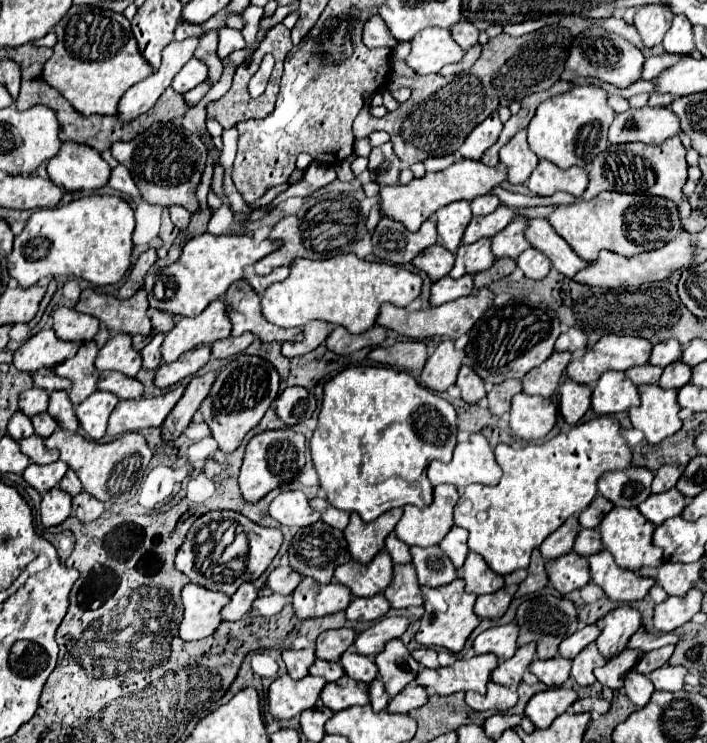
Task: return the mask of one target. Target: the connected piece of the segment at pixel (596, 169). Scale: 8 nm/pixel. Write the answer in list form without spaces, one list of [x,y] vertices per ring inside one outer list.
[[[671,137],[663,145],[645,145],[645,143],[625,143],[625,145],[607,145],[603,153],[595,157],[589,171],[589,187],[581,195],[583,201],[593,199],[601,191],[617,193],[635,193],[635,195],[657,195],[679,203],[683,199],[683,183],[687,179],[687,161],[685,147],[679,137]]]

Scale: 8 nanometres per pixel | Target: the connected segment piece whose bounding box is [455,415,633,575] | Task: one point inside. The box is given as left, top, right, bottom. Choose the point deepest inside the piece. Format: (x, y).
(543, 485)

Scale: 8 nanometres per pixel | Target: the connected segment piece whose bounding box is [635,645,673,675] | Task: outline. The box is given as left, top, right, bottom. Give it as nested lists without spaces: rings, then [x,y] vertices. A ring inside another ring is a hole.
[[[673,645],[661,647],[661,649],[657,649],[657,651],[649,651],[649,653],[645,653],[645,655],[639,659],[635,671],[643,673],[643,675],[649,675],[651,671],[663,667],[663,665],[669,661],[671,655],[673,655]]]

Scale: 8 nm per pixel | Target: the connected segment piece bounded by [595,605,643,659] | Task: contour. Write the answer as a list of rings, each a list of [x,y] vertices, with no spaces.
[[[621,605],[621,607],[609,611],[603,617],[603,621],[605,621],[605,627],[603,627],[603,631],[595,643],[599,647],[599,653],[605,659],[619,655],[627,647],[631,635],[643,623],[641,613],[629,605]]]

